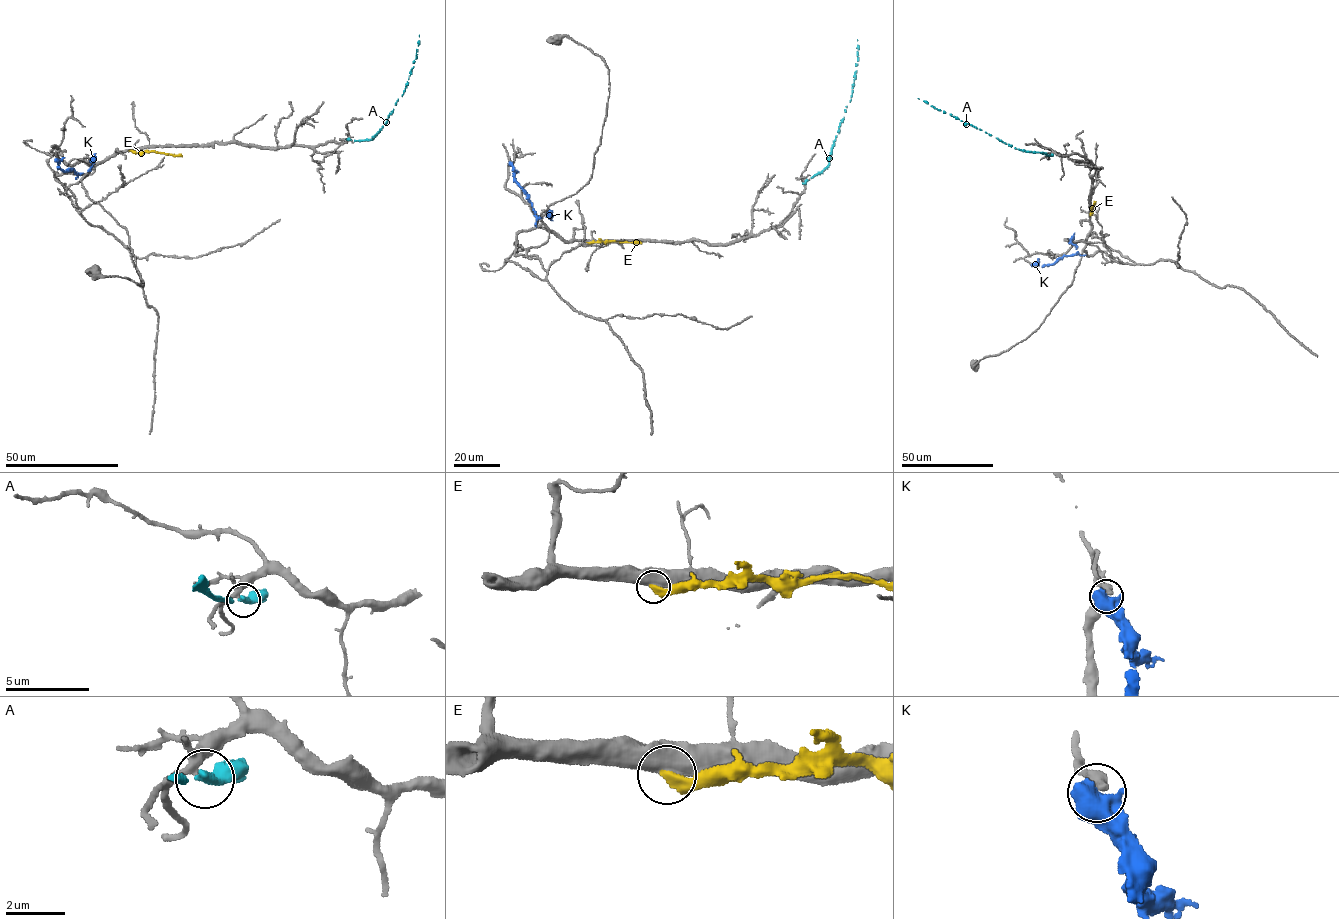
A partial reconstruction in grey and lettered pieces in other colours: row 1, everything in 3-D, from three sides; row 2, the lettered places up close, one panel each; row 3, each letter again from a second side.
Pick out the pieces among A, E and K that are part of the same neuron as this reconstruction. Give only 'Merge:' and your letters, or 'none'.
Merge: none

